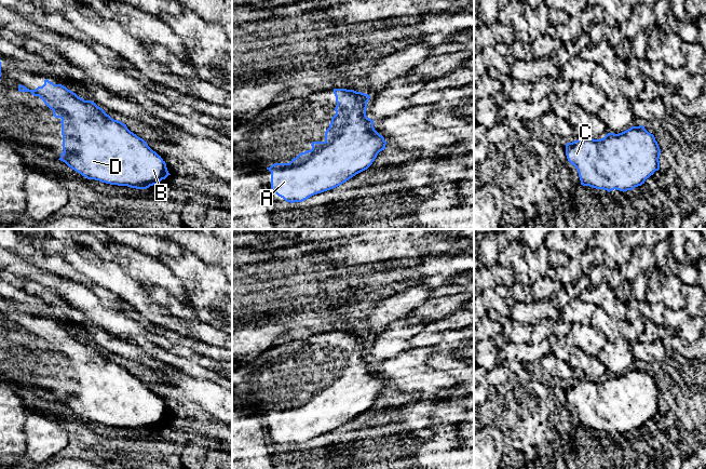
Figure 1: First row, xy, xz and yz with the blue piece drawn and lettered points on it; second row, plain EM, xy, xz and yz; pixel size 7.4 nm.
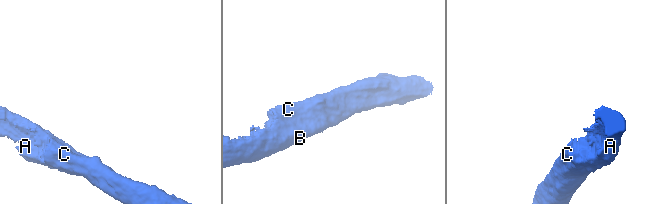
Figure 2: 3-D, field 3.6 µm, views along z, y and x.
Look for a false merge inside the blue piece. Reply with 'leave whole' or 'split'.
leave whole

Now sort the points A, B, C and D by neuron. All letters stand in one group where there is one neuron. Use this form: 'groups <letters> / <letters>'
groups A B C D

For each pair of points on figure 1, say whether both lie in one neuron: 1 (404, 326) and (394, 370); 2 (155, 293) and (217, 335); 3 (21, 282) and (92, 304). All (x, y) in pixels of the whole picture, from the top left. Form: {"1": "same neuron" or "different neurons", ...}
{"1": "different neurons", "2": "same neuron", "3": "different neurons"}

